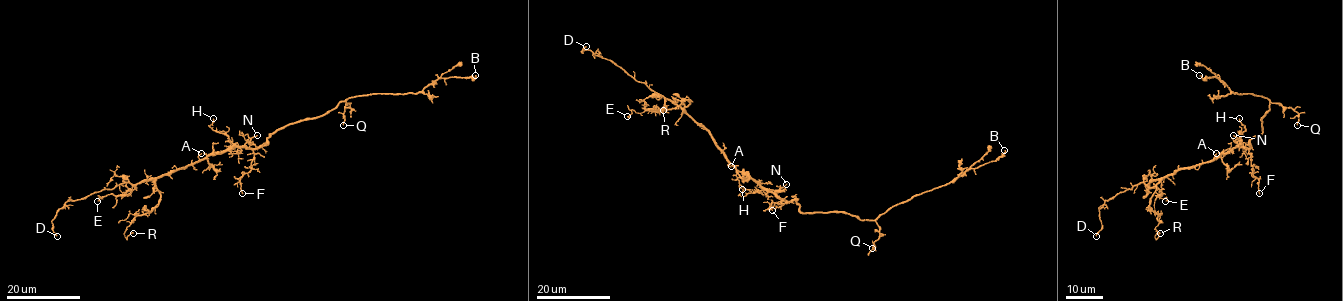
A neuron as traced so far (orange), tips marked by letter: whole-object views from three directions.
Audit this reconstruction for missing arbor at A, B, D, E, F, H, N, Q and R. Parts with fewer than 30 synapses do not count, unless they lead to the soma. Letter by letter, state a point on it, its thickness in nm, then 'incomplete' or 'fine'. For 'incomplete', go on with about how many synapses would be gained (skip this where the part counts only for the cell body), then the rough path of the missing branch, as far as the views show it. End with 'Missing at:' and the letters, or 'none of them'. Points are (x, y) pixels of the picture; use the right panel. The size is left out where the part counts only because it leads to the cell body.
A: at (1216, 153); 110 nm thick; fine
B: at (1199, 75); 160 nm thick; fine
D: at (1096, 236); 180 nm thick; incomplete; missing branch runs (1096, 236), (1084, 247), (1087, 253), (1105, 254), (1109, 246)
E: at (1165, 201); 150 nm thick; fine
F: at (1259, 193); 110 nm thick; fine
H: at (1239, 118); 120 nm thick; fine
N: at (1233, 135); 90 nm thick; fine
Q: at (1297, 125); 130 nm thick; fine
R: at (1160, 233); 150 nm thick; fine
Missing at: D

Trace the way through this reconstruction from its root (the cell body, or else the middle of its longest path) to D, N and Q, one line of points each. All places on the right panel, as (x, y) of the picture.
D: (1244, 147), (1233, 147), (1149, 184), (1140, 182), (1106, 200), (1099, 210), (1101, 228), (1096, 236)
N: (1244, 147), (1241, 140), (1233, 135)
Q: (1244, 147), (1262, 132), (1269, 102), (1293, 108), (1297, 125)

